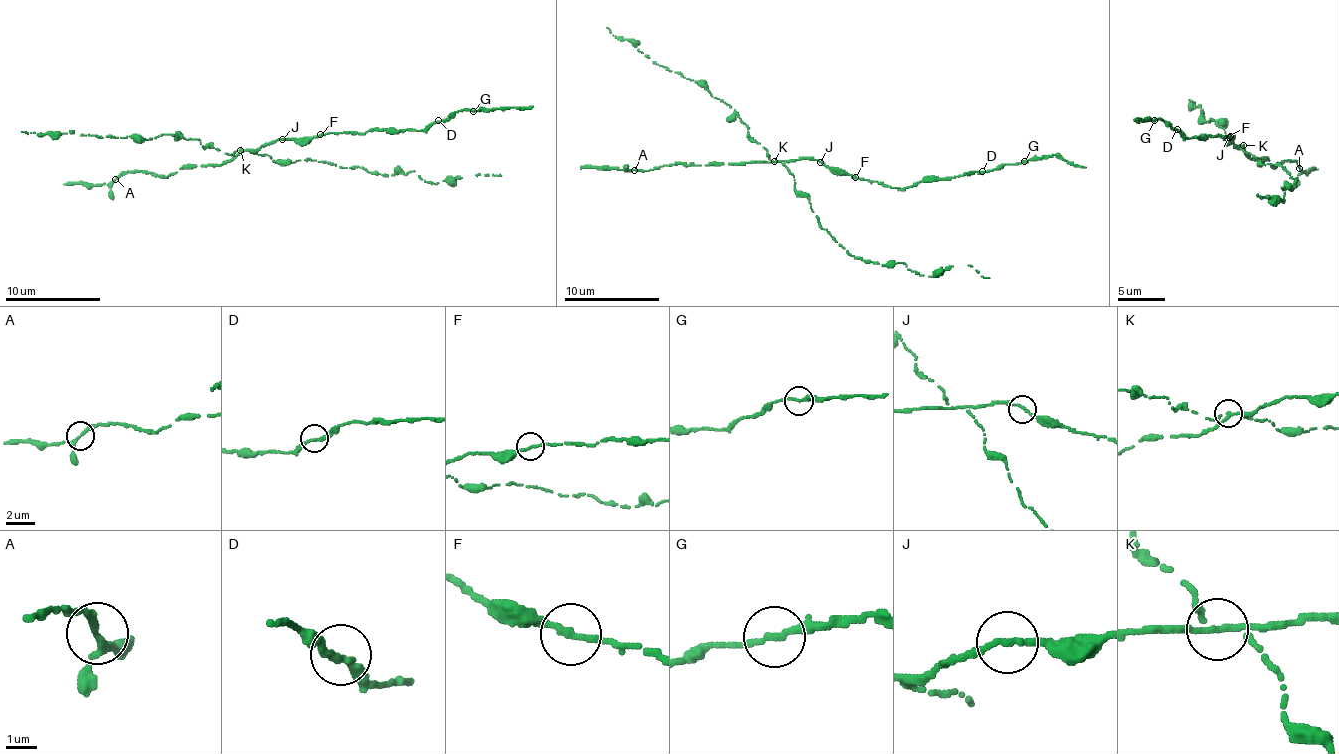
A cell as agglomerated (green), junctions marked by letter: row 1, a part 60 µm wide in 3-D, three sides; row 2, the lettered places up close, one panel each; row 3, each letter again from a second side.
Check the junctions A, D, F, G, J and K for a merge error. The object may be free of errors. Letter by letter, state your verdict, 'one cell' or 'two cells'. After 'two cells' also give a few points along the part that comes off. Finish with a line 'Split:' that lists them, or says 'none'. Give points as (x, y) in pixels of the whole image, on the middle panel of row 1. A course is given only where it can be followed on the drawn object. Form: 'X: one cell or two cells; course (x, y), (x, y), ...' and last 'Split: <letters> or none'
A: one cell
D: one cell
F: one cell
G: one cell
J: one cell
K: two cells; course (773, 162), (782, 163), (822, 227), (855, 257), (903, 264), (921, 276), (938, 276), (968, 264), (989, 277)
Split: K

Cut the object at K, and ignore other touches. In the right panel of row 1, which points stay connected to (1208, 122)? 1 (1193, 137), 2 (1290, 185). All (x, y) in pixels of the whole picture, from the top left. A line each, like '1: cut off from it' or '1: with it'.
1: cut off from it
2: with it

